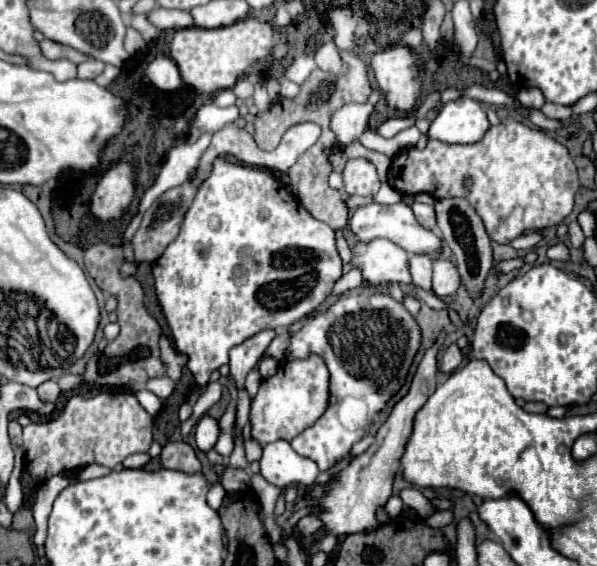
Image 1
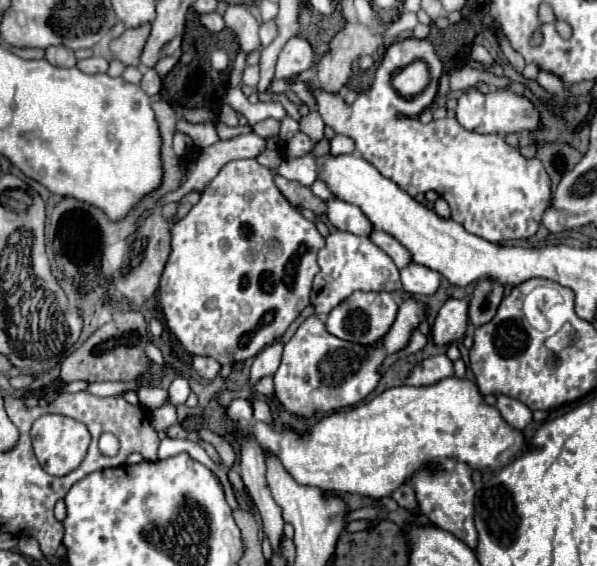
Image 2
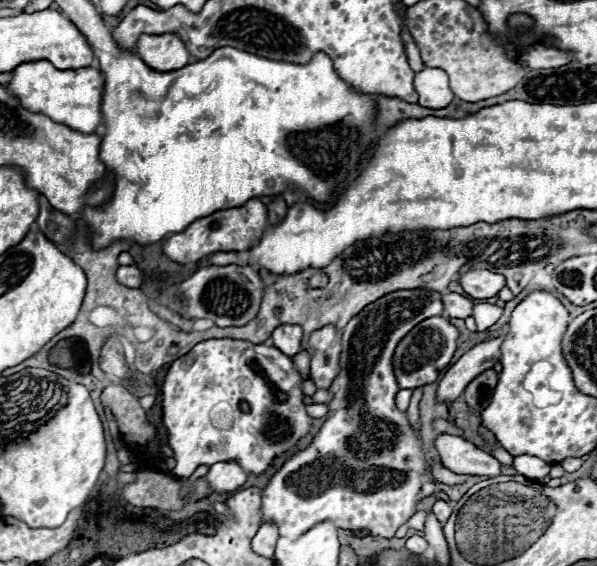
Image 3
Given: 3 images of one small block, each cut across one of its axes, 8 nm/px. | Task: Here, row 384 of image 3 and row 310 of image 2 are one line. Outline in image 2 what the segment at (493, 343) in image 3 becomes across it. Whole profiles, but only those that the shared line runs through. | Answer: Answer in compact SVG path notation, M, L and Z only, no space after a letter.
M446 300L438 310L438 316L432 326L432 342L436 346L446 346L454 340L464 338L468 324L468 302L466 300Z

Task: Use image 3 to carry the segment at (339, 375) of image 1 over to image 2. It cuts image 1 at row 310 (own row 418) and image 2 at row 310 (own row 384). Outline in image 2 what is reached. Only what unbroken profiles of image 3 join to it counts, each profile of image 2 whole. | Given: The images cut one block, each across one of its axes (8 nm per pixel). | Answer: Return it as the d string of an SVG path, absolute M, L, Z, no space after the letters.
M354 292L346 302L340 302L326 318L326 330L336 338L356 342L362 346L374 346L394 324L398 304L388 292Z

